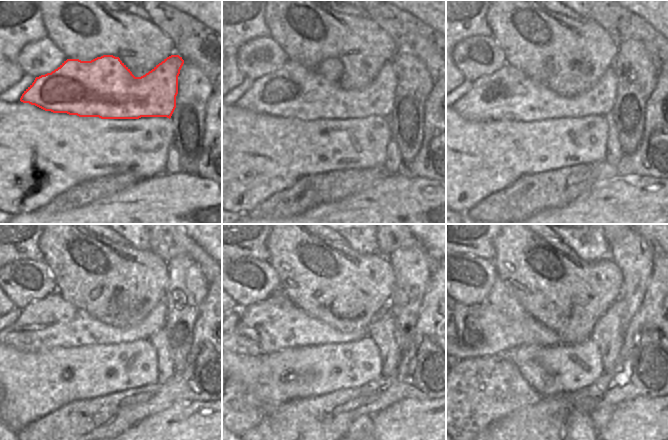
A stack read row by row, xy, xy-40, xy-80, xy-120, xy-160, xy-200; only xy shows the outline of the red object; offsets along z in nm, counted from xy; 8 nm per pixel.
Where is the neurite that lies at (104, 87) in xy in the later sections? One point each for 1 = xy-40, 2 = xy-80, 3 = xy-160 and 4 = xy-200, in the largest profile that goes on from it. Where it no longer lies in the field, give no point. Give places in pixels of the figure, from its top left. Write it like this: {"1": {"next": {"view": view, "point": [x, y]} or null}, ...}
{"1": {"next": {"view": "xy-40", "point": [293, 91]}}, "2": {"next": {"view": "xy-80", "point": [507, 94]}}, "3": {"next": {"view": "xy-160", "point": [274, 324]}}, "4": {"next": {"view": "xy-200", "point": [490, 331]}}}

